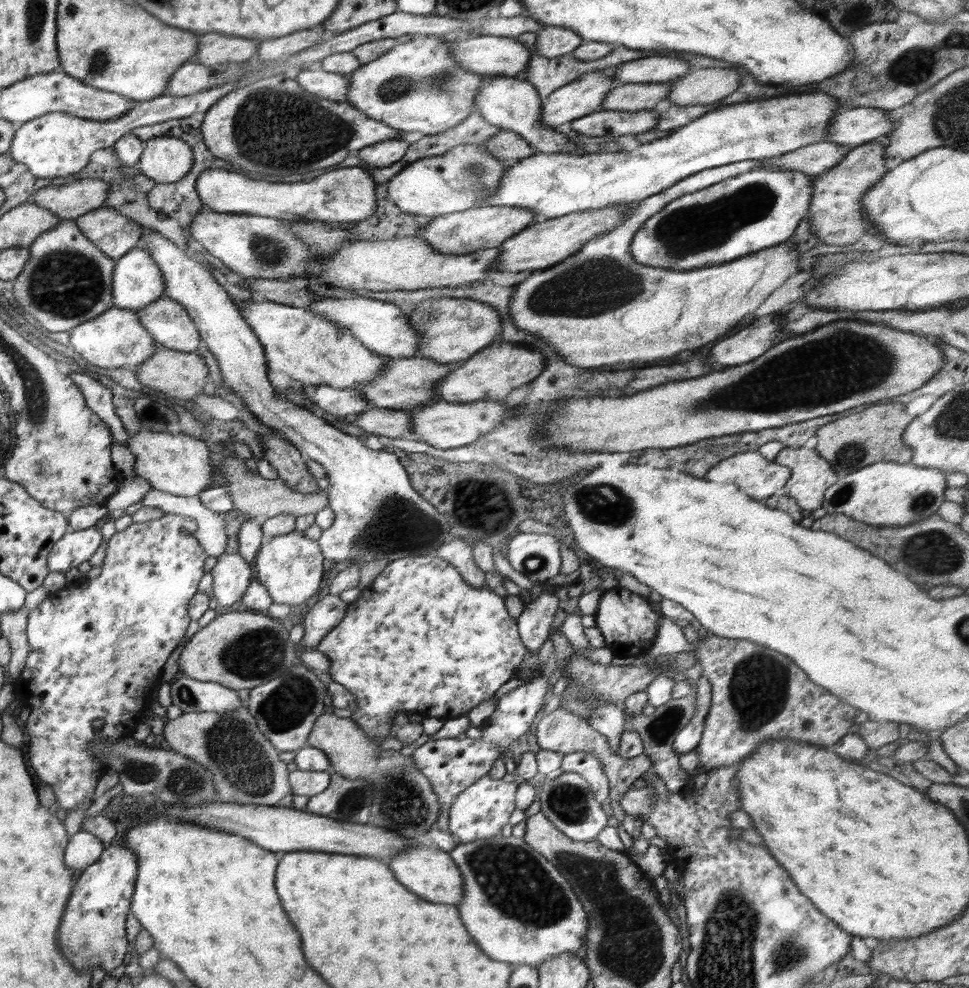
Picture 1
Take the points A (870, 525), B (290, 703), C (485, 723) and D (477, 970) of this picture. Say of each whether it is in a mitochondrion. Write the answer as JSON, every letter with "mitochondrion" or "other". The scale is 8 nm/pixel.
{"A":"other","B":"mitochondrion","C":"other","D":"other"}

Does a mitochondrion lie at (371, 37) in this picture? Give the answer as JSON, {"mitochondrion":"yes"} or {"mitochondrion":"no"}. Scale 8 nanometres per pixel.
{"mitochondrion":"no"}

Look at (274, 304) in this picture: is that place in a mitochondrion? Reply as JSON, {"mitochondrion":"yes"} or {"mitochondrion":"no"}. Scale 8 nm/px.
{"mitochondrion":"no"}

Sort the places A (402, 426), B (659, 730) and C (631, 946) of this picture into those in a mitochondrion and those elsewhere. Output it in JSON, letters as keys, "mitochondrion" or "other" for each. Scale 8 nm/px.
{"A":"other","B":"mitochondrion","C":"mitochondrion"}

